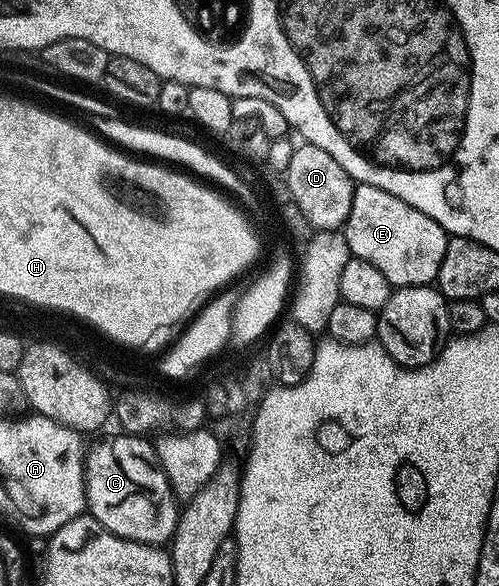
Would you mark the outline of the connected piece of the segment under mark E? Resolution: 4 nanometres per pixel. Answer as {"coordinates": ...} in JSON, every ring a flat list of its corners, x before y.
{"coordinates":[[361,184,354,187,352,212,346,217,344,233,351,255,380,268,394,288,431,285,437,279,448,241,445,228,412,204,404,204,392,192]]}

